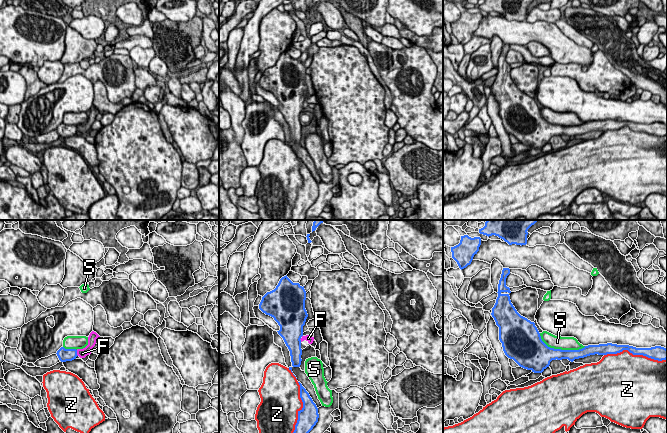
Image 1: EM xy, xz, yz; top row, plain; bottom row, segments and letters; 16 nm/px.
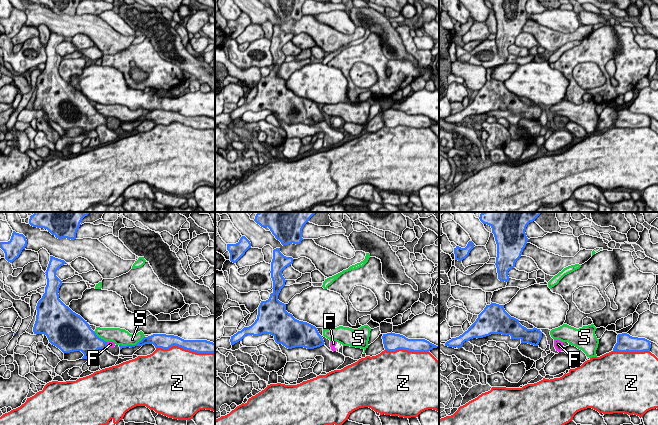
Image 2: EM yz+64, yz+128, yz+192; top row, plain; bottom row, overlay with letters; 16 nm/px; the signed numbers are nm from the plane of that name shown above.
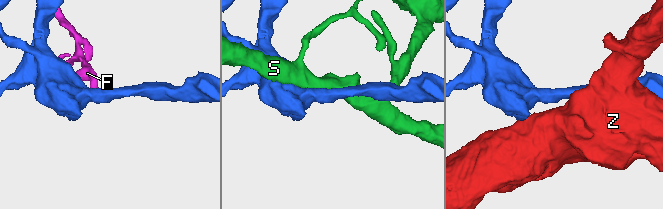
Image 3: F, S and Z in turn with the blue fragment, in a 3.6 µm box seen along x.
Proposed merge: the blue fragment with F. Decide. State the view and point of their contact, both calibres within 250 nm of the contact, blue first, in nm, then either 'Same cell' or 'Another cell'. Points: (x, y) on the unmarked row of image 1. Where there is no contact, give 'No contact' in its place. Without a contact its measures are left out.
Touches blue at xy (76, 129). Thickness 200 nm (blue) against 160 nm. Another cell

